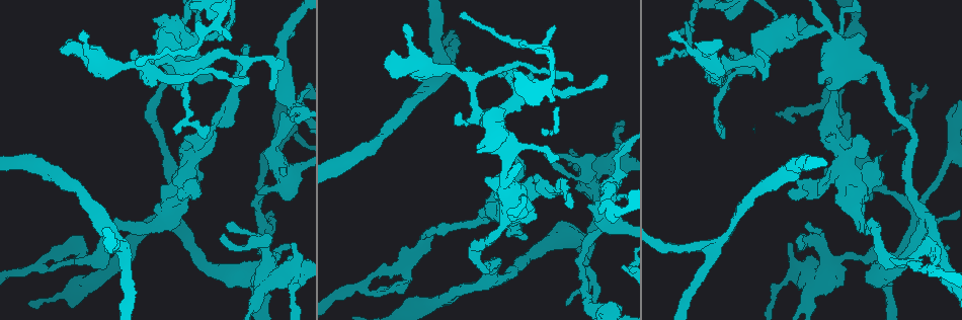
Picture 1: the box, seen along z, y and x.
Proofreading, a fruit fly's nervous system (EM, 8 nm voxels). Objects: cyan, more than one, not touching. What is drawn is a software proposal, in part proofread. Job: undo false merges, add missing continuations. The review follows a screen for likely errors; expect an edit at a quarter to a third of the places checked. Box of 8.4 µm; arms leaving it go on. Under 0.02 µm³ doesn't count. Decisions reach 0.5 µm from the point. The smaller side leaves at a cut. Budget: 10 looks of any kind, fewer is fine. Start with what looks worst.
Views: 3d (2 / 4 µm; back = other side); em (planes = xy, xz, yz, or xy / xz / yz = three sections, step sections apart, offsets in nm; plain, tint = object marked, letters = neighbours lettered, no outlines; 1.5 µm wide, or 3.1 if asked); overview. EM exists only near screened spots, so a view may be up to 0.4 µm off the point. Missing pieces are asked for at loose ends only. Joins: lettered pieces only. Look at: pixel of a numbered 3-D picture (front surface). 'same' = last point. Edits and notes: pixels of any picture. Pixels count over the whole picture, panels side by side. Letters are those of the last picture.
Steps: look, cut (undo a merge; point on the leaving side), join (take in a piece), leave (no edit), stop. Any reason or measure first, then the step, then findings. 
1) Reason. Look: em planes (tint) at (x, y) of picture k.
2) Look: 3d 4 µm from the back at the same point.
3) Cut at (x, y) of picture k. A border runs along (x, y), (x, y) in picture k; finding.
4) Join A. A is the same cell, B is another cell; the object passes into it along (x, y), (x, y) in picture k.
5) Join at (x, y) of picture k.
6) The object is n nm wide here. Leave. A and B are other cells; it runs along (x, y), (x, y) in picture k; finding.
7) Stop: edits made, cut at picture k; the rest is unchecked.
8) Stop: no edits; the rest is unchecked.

Free end. Look: 3d 2 µm at (250, 46) of picture 1.

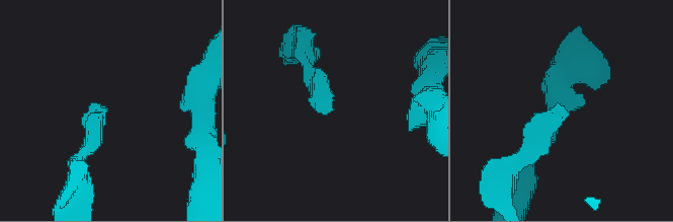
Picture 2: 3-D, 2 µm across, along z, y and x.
Look: em xy step 8 (letters) at (107, 109) of picture 2.

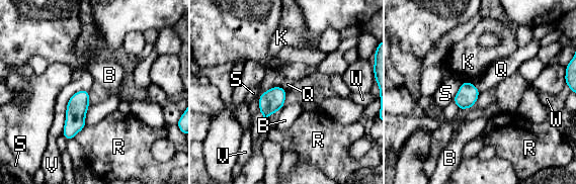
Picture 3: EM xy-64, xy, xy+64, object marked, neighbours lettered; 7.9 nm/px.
Cut it another way. Look: em planes (letters) at the same point.

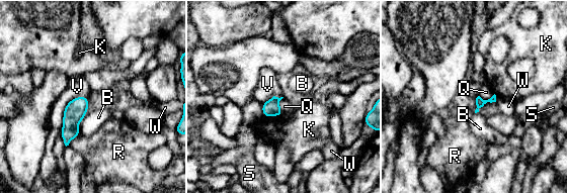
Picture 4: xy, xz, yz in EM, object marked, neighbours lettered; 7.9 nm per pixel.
Leave. B, K, Q, R, S, V and W are other cells; a border runs along (87, 96), (66, 105), (60, 132) in picture 4; none of them fits.

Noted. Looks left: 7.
Touches itself. Look: em planes (plain) at (939, 260) of picture 1.

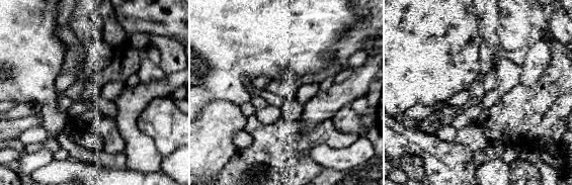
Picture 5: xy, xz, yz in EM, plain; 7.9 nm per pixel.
Look: em planes (letters) at the same point.

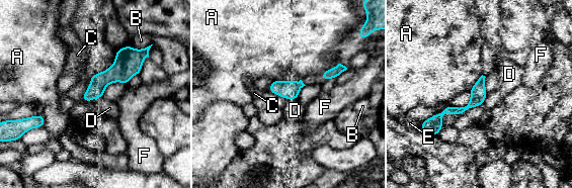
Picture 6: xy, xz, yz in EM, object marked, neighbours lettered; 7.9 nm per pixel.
Leave. A, B, C, D, E and F are other cells; a border runs along (103, 96), (90, 99), (86, 103) in picture 6; continuous, no second cell.

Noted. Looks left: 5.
Look: 3d 4 µm from the back at (593, 81) of picture 1.

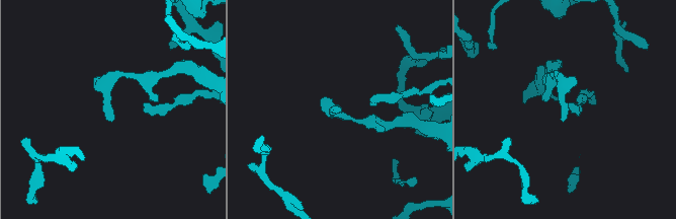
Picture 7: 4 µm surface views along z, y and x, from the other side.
Look: em planes (letters) at (562, 120) of picture 7.

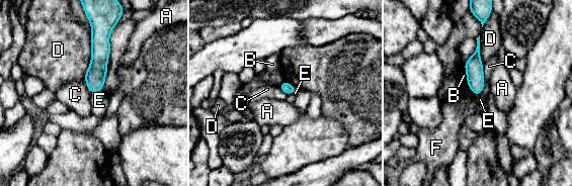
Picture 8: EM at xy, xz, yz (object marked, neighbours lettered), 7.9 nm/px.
Leave. A, B, C, D, E and F are other cells; it runs along (96, 29), (98, 68), (91, 89) in picture 8; no lettered piece goes on from it.

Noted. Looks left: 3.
Branch stops here. Look: 3d 2 µm at (795, 21) of picture 1.

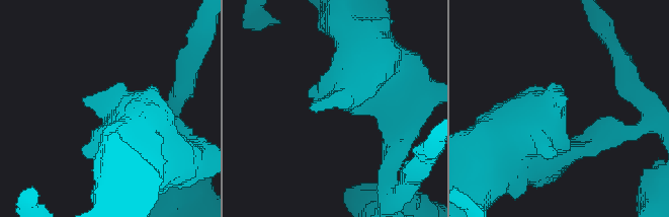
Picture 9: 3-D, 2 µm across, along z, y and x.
Look: em planes (plain) at (84, 100) of picture 9.

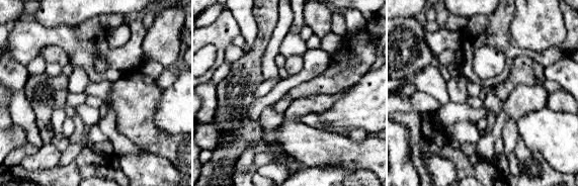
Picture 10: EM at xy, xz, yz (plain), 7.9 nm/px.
Look: em planes (letters) at the same point.

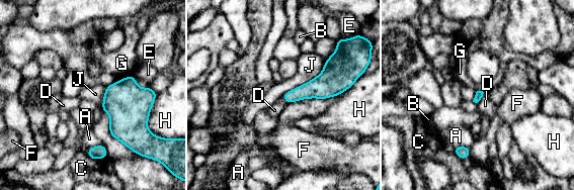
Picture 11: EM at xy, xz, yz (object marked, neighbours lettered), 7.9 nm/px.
Leave. A, B, C, D, E, F, G, H and J are other cells; a border runs along (325, 60), (316, 76), (280, 97) in picture 11; no lettered piece goes on from it.

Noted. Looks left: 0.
Stop: no edits; the rest is unchecked.

